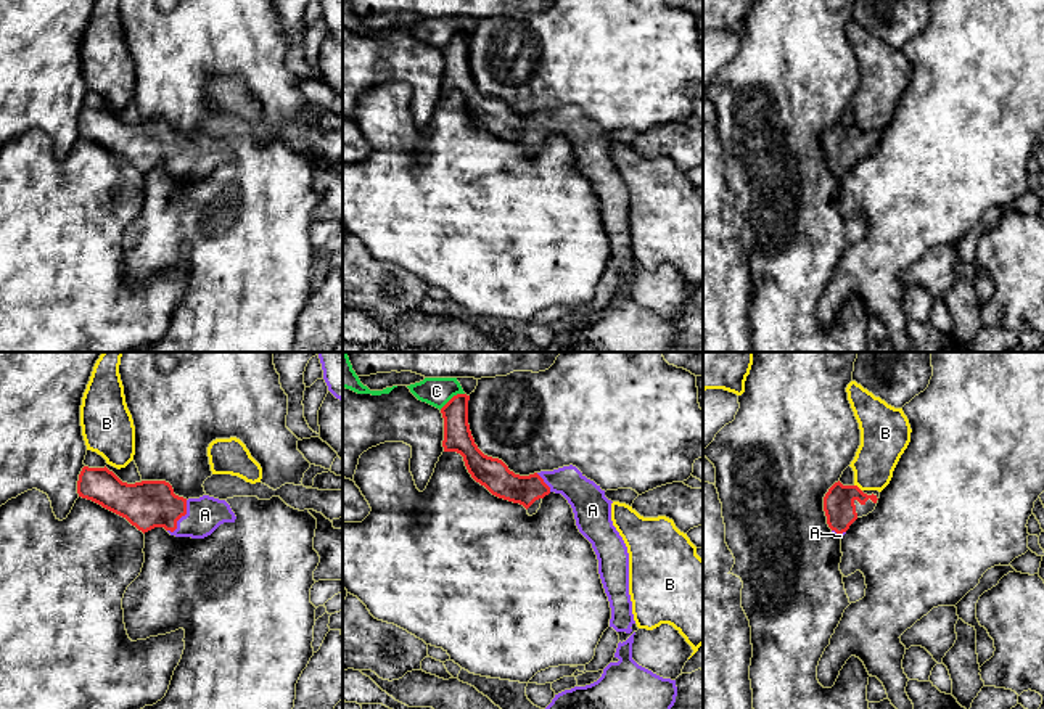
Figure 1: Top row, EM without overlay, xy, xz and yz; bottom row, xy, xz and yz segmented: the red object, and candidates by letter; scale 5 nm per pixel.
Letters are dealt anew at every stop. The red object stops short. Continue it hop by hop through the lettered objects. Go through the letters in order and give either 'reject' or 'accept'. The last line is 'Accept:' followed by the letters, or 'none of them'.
A: accept
B: reject
C: reject
Accept: A

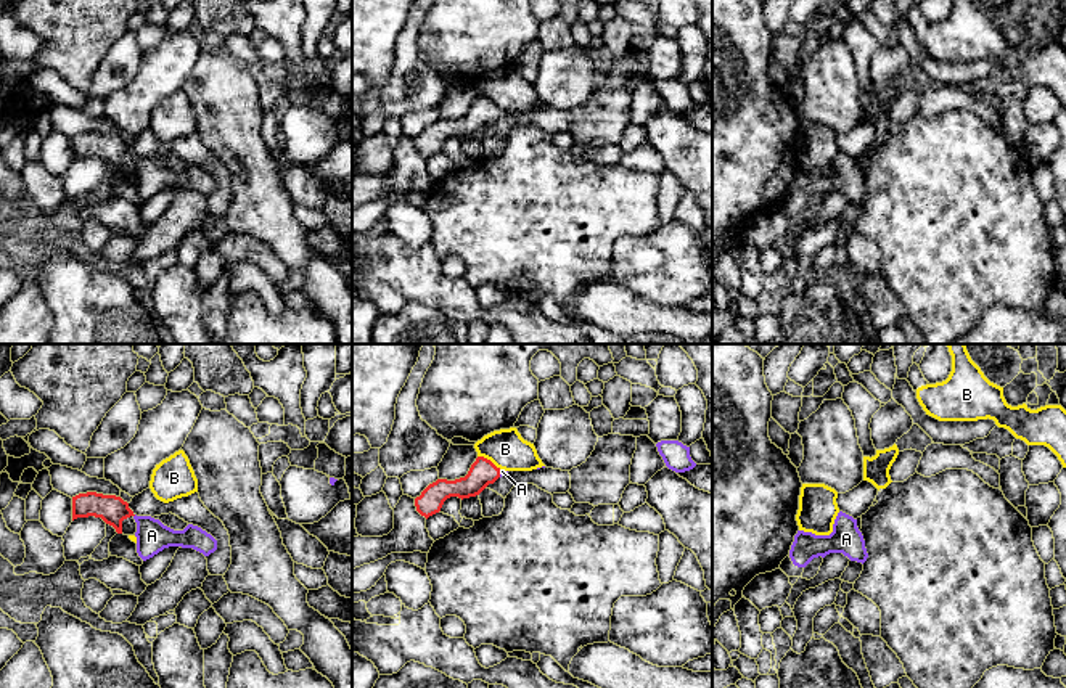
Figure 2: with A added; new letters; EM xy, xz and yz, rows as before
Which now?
A: accept
B: reject
Accept: A

